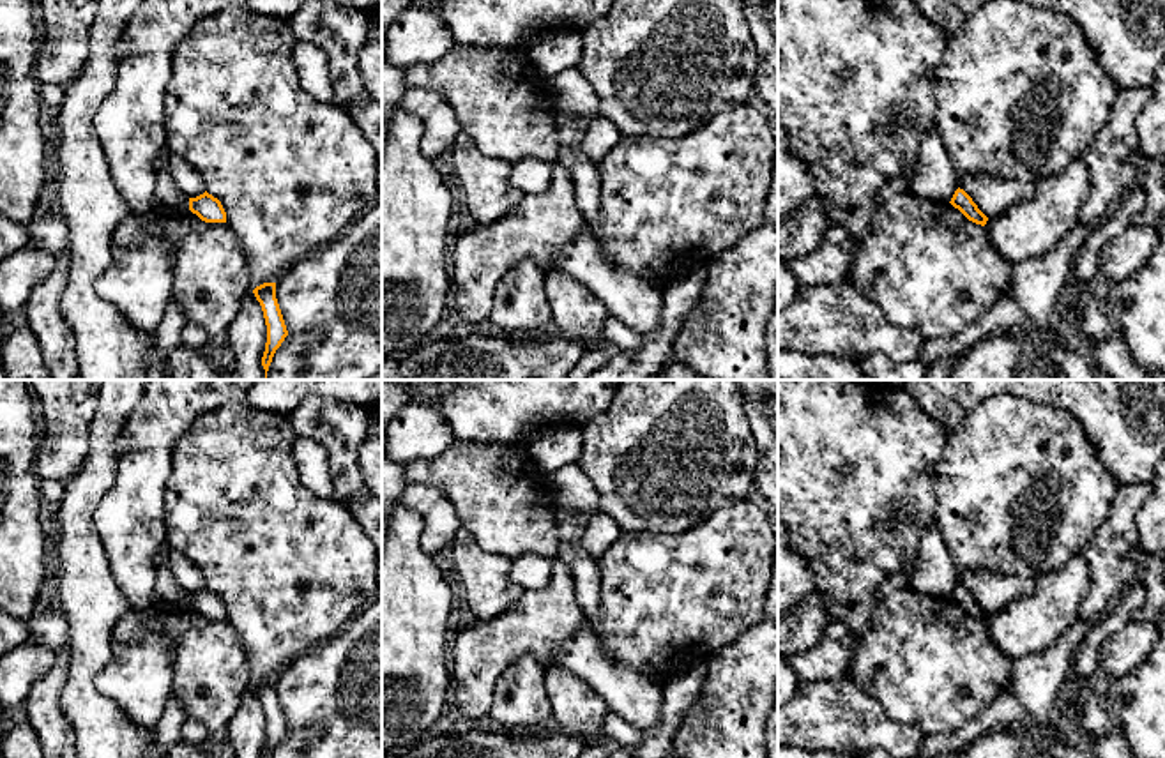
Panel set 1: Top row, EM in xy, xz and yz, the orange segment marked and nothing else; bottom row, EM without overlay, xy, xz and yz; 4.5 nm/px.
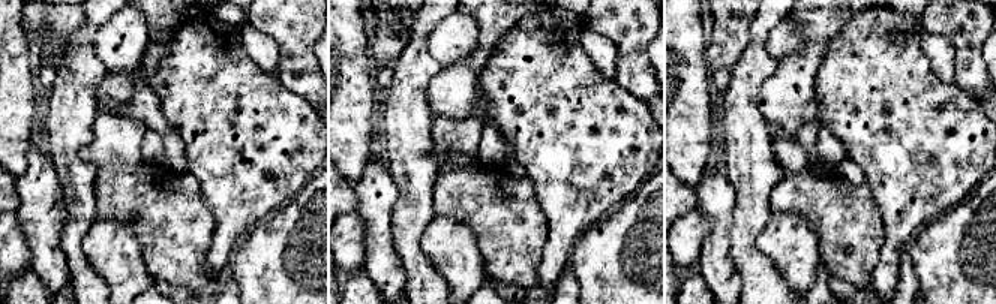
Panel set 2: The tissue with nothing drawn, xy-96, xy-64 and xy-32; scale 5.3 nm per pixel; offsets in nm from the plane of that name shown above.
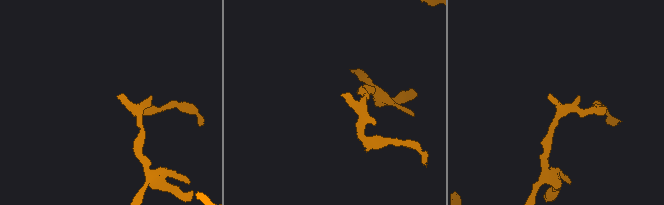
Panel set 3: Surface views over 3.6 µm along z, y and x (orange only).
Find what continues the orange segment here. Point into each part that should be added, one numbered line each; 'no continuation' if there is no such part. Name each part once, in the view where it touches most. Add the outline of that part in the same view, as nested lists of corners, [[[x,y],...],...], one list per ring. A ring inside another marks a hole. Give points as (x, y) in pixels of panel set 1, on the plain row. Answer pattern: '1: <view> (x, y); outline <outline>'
no continuation

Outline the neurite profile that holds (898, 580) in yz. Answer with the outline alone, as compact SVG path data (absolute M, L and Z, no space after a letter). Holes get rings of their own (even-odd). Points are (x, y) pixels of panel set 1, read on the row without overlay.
M905 567L903 571L887 576L879 585L877 595L882 599L882 597L891 595L895 590L902 590L902 588L909 587L910 576L912 576L912 567Z

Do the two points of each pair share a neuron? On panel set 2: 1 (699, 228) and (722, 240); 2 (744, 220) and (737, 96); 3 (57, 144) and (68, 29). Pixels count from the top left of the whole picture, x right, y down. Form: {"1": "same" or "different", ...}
{"1": "different", "2": "same", "3": "different"}

